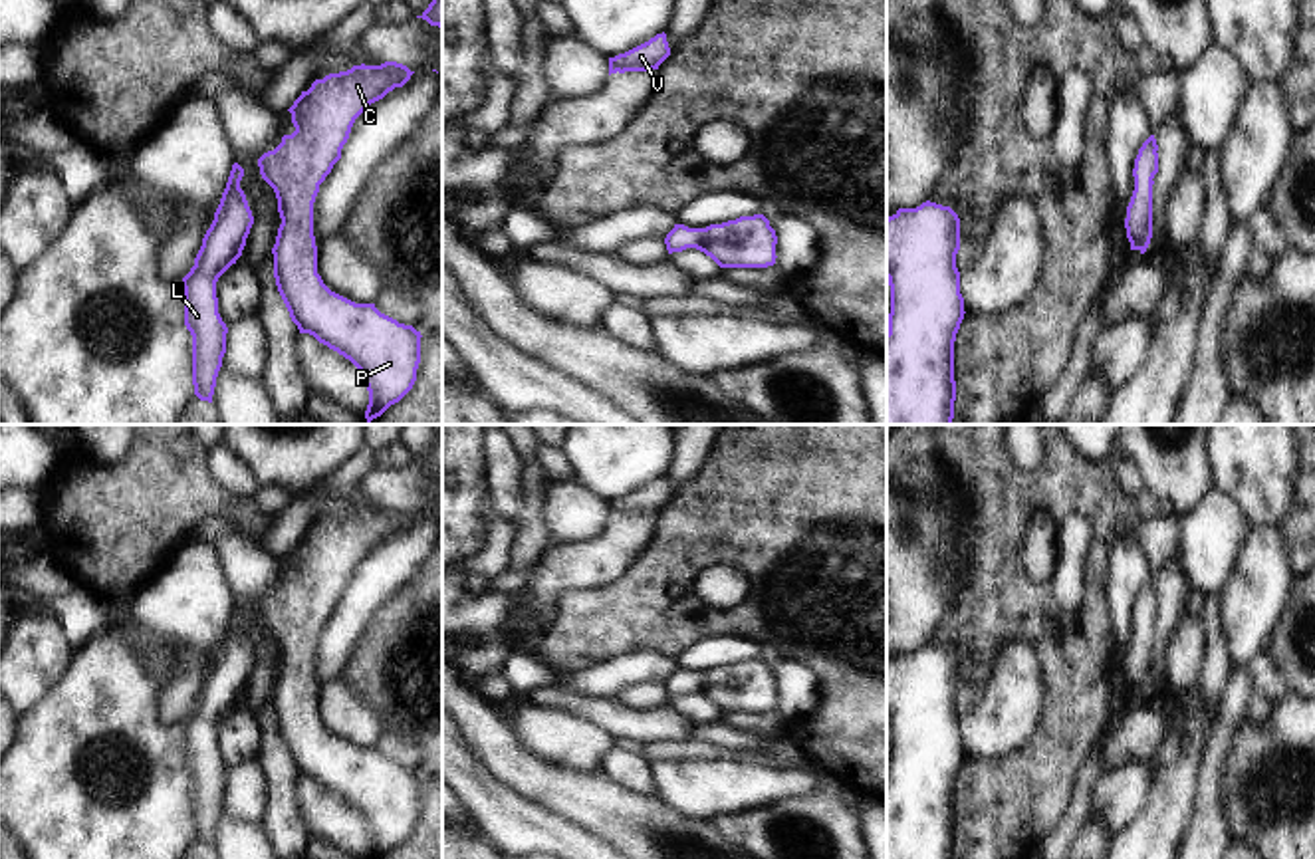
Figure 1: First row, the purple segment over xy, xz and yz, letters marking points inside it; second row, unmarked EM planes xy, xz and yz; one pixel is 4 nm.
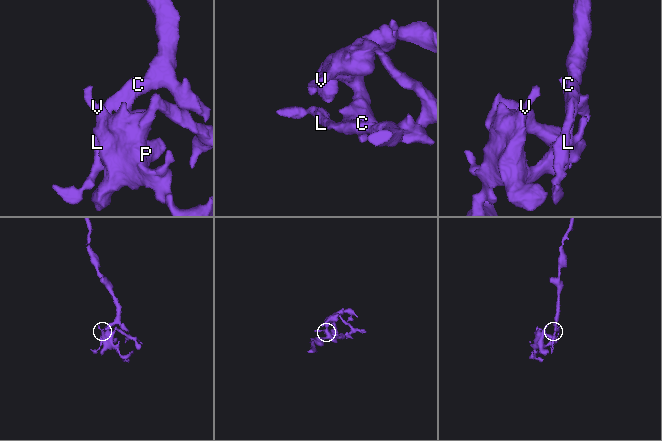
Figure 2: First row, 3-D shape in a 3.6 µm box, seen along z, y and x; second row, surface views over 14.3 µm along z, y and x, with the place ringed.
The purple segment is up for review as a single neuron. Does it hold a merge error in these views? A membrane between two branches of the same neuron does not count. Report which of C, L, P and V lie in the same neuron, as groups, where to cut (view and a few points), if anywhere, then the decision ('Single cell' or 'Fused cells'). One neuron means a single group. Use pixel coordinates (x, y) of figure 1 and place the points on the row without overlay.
Groups: C L P V. No split. Single cell.

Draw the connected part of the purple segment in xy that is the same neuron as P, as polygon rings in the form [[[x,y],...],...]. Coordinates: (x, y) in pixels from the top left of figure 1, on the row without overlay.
[[[385,506],[315,524],[288,553],[296,575],[258,603],[282,663],[272,692],[278,736],[299,778],[313,780],[361,815],[369,835],[365,859],[383,859],[413,833],[422,780],[381,758],[375,748],[355,748],[323,728],[317,718],[313,647],[341,603],[355,563],[403,532],[413,518],[403,508]]]

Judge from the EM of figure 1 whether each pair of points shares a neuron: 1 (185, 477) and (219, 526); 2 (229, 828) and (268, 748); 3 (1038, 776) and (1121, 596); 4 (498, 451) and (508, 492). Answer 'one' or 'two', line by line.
1: two
2: two
3: two
4: one

